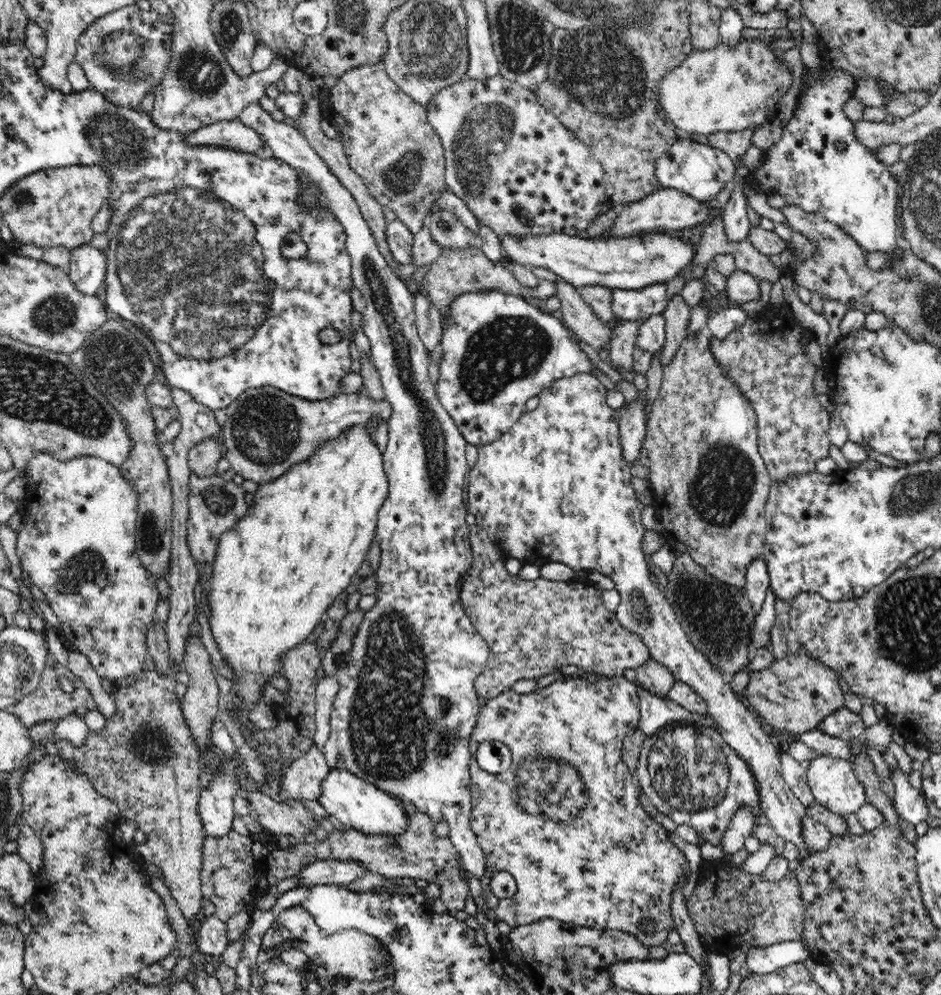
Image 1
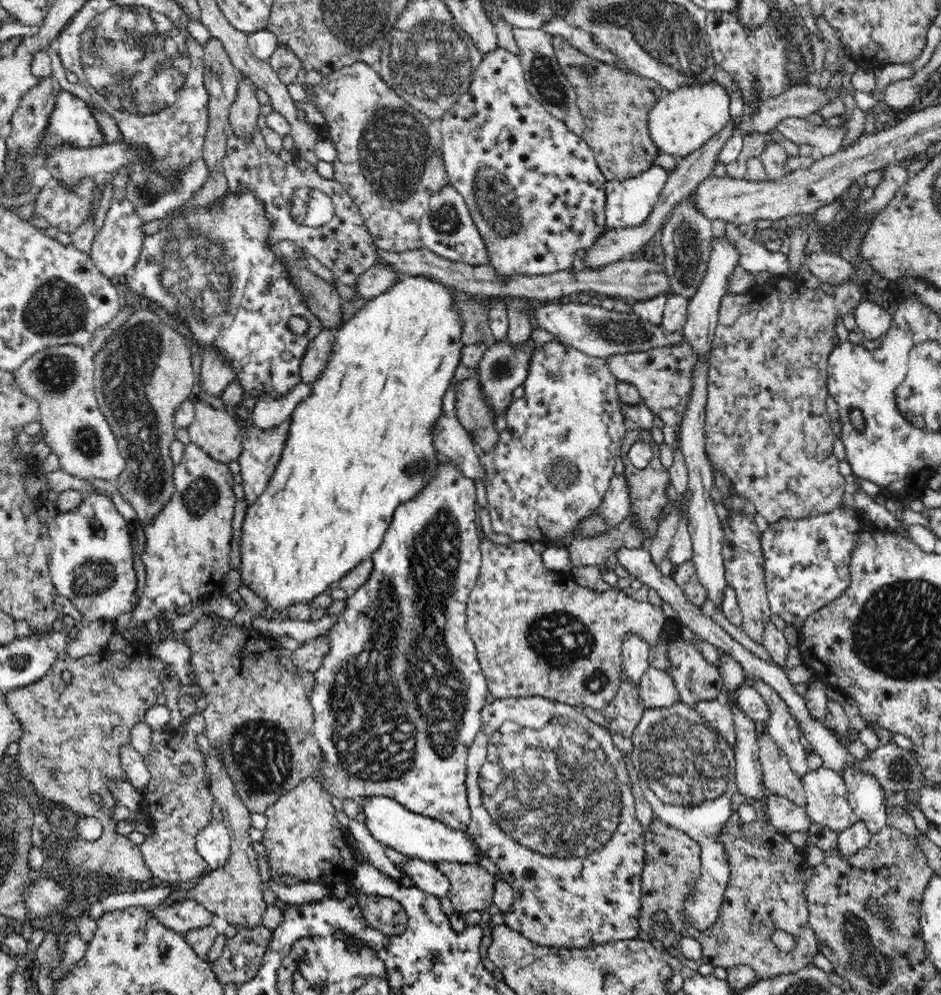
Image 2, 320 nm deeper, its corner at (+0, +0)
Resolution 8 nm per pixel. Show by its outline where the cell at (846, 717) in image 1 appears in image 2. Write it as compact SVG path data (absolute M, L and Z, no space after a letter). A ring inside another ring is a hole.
M740 686L736 690L730 690L728 694L723 694L721 700L730 708L738 707L744 715L755 722L764 722L769 719L766 701L754 687Z

